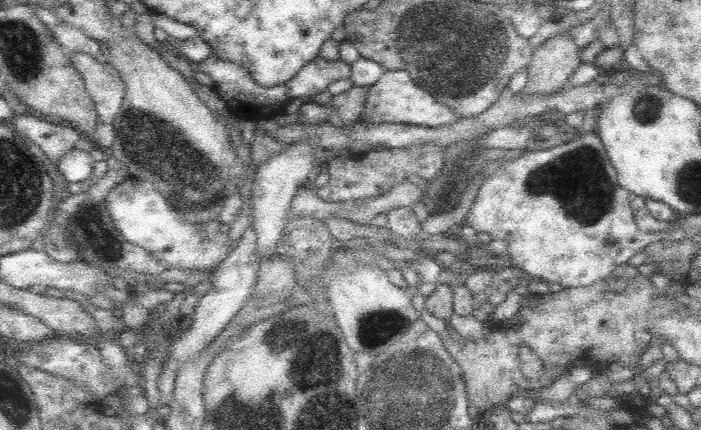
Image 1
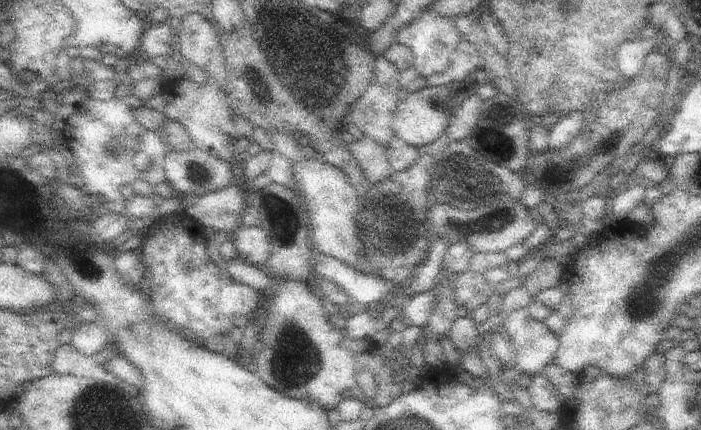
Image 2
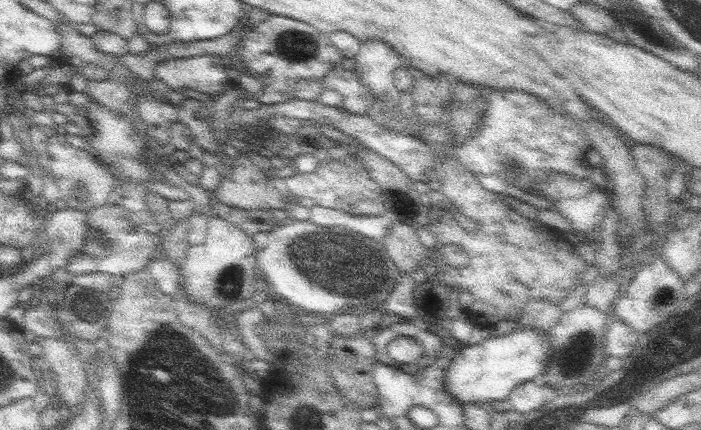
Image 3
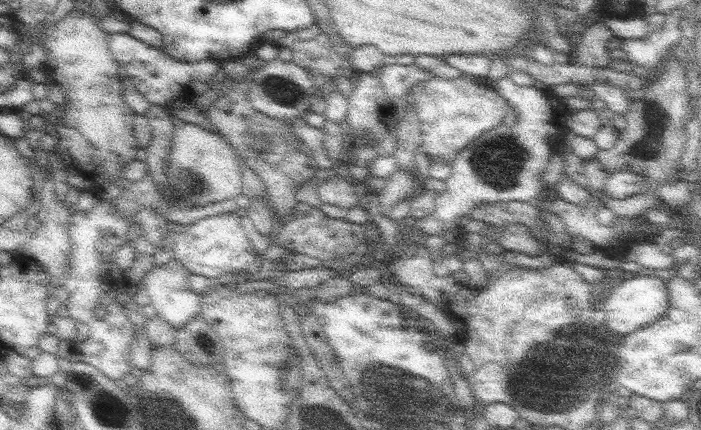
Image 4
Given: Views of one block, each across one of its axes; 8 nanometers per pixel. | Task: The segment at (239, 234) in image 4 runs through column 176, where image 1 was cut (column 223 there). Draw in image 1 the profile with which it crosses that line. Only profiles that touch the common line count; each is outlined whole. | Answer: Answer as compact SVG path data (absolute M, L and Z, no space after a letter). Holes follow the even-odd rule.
M128 178L118 184L106 196L106 212L112 218L116 230L132 244L142 246L154 258L164 262L170 268L182 268L188 272L196 270L214 270L226 260L230 252L228 234L218 234L212 240L204 240L198 236L198 226L184 222L180 214L168 204L168 200L156 190L154 182L142 178Z

